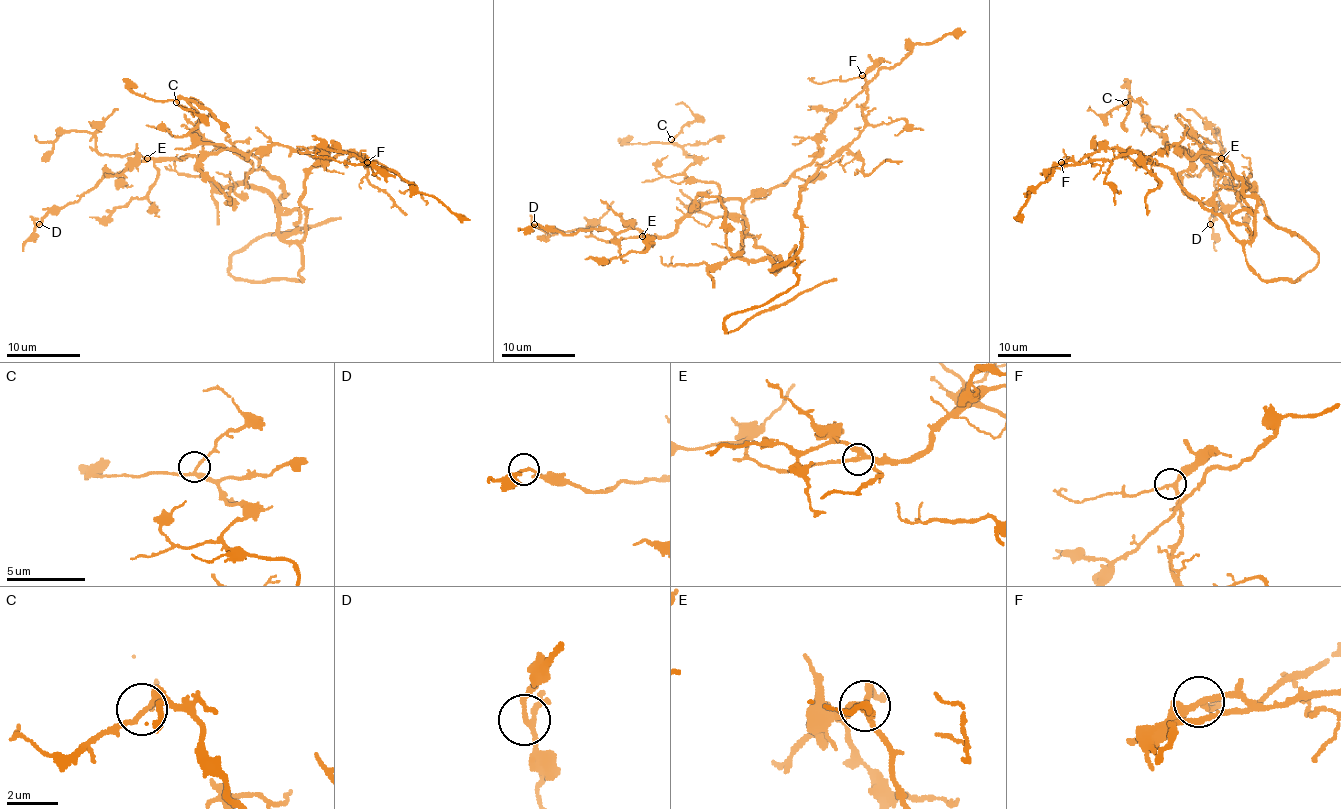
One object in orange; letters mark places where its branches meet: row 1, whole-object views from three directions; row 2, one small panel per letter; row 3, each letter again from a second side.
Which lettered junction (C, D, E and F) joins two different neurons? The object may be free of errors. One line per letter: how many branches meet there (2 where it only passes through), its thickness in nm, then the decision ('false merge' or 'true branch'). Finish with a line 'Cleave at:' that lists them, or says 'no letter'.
C: branches 3; calibre 200 nm; true branch
D: branches 3; calibre 170 nm; true branch
E: branches 3; calibre 280 nm; true branch
F: branches 3; calibre 200 nm; true branch
Cleave at: no letter

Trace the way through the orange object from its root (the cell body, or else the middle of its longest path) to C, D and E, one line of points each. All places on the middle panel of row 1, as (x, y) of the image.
C: (780, 260), (756, 246), (739, 200), (721, 198), (715, 183), (693, 181), (684, 172), (695, 159), (671, 139)
D: (780, 260), (728, 216), (706, 225), (686, 216), (664, 236), (637, 229), (563, 235), (534, 224)
E: (780, 260), (758, 247), (745, 227), (728, 216), (717, 216), (706, 225), (686, 216), (673, 233), (642, 236)

